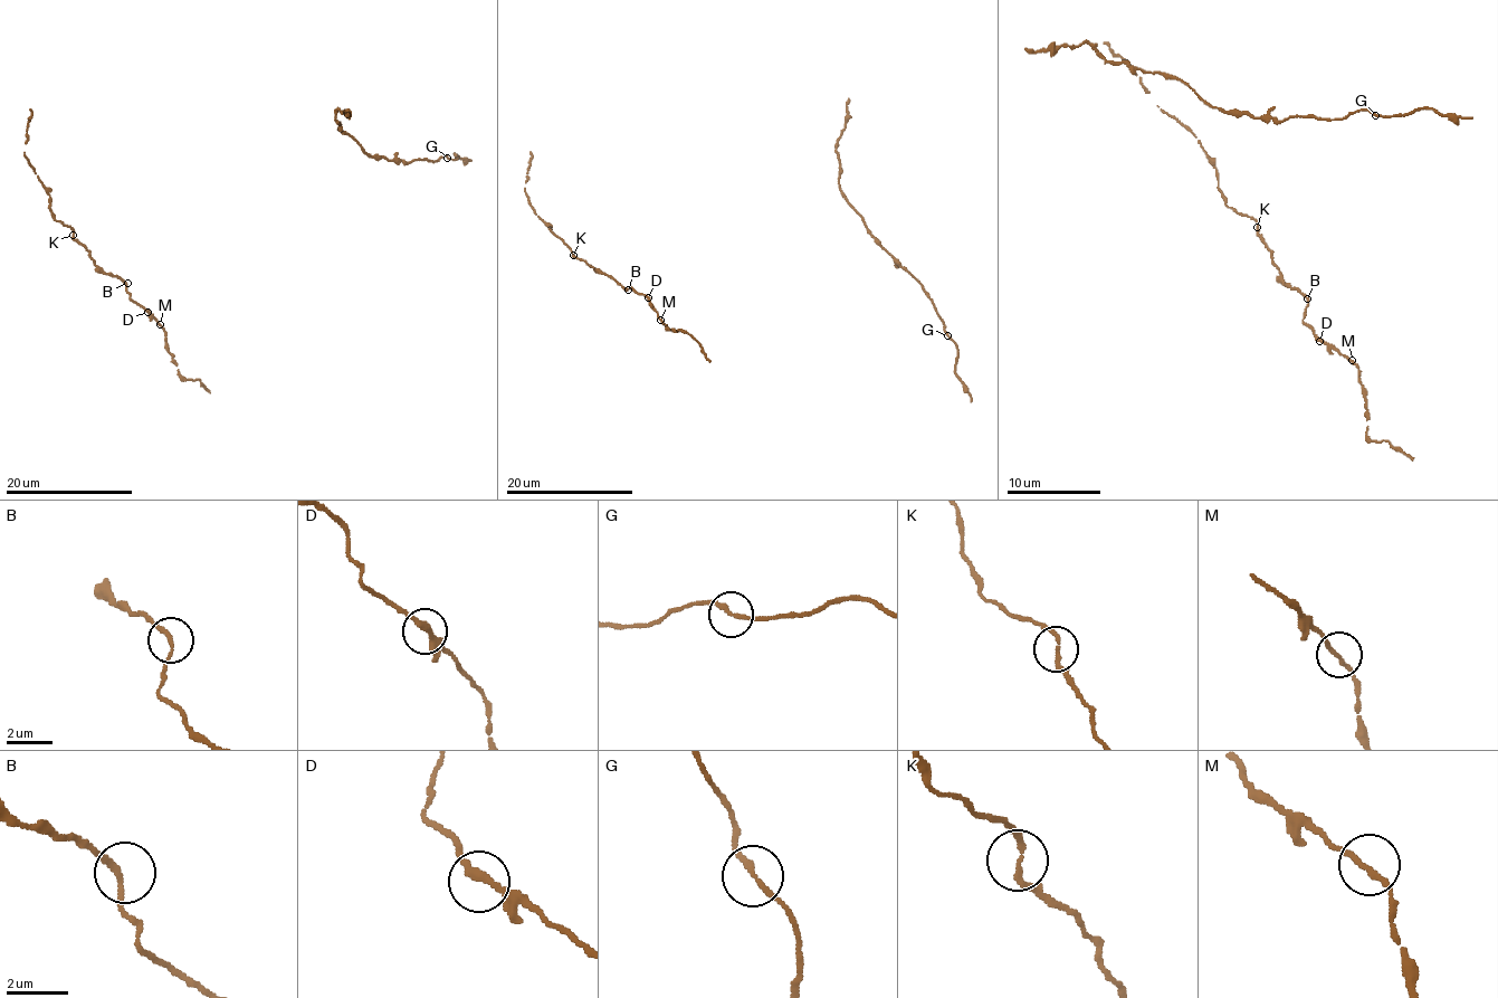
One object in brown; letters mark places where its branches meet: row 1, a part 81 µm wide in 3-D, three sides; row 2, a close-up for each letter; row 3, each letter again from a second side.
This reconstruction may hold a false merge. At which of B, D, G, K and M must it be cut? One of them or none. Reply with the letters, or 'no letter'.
no letter

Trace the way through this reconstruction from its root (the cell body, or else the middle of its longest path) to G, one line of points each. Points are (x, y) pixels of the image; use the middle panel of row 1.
G: (867, 233), (921, 285), (948, 336)

